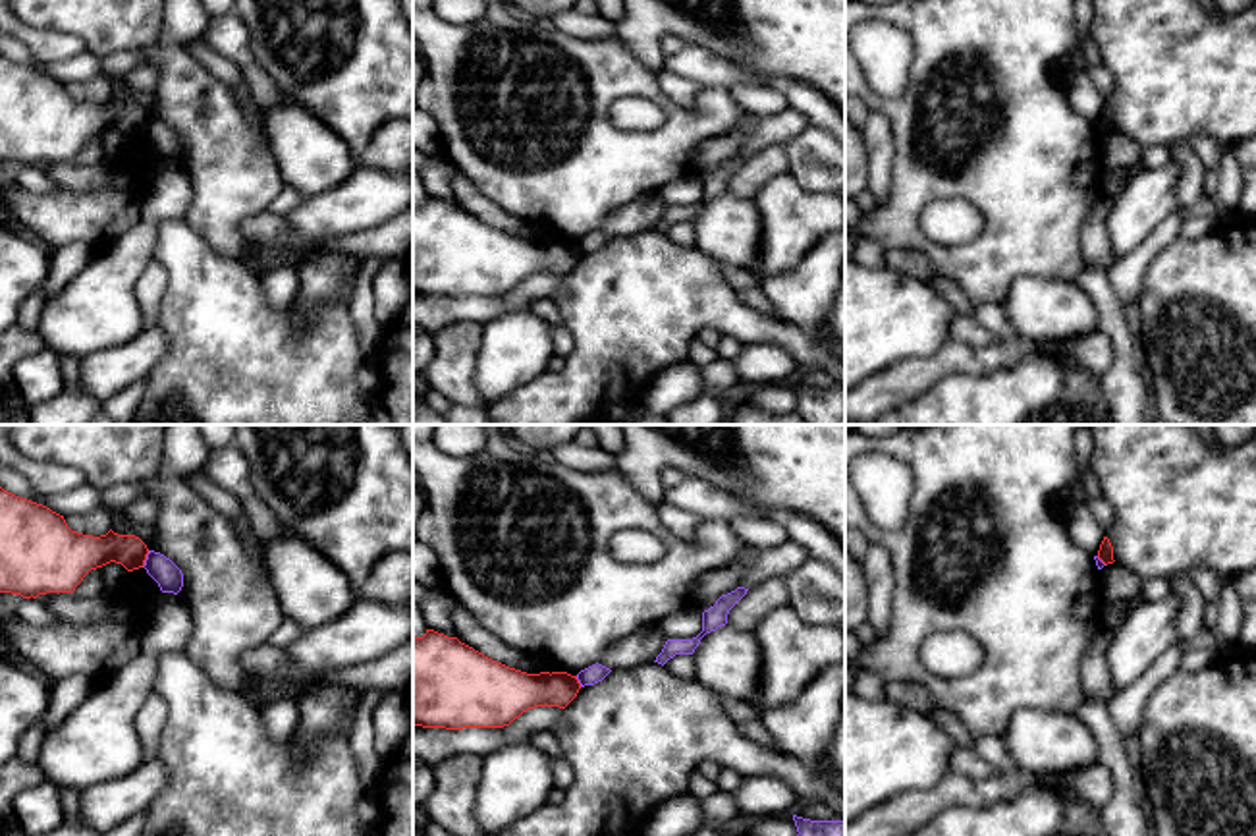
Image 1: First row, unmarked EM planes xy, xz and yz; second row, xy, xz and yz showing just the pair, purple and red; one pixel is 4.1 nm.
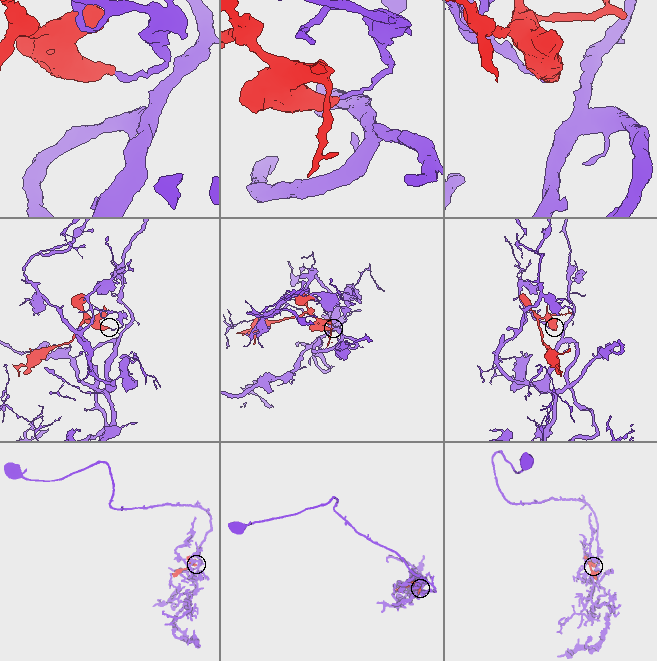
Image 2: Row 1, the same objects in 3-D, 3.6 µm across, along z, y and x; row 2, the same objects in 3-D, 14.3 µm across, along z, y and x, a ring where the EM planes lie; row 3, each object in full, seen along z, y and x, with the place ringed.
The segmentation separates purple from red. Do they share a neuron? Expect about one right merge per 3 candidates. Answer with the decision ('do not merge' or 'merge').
do not merge

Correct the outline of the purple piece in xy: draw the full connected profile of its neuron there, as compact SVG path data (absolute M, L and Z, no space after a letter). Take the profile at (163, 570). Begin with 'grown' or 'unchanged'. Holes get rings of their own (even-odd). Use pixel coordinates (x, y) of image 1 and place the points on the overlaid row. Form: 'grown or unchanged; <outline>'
unchanged; M149 550L145 566L147 573L158 583L162 593L177 595L183 587L181 570L164 554Z

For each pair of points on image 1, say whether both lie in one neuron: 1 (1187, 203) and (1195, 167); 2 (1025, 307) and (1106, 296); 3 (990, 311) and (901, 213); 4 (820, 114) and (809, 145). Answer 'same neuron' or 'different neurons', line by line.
1: same neuron
2: different neurons
3: different neurons
4: different neurons

